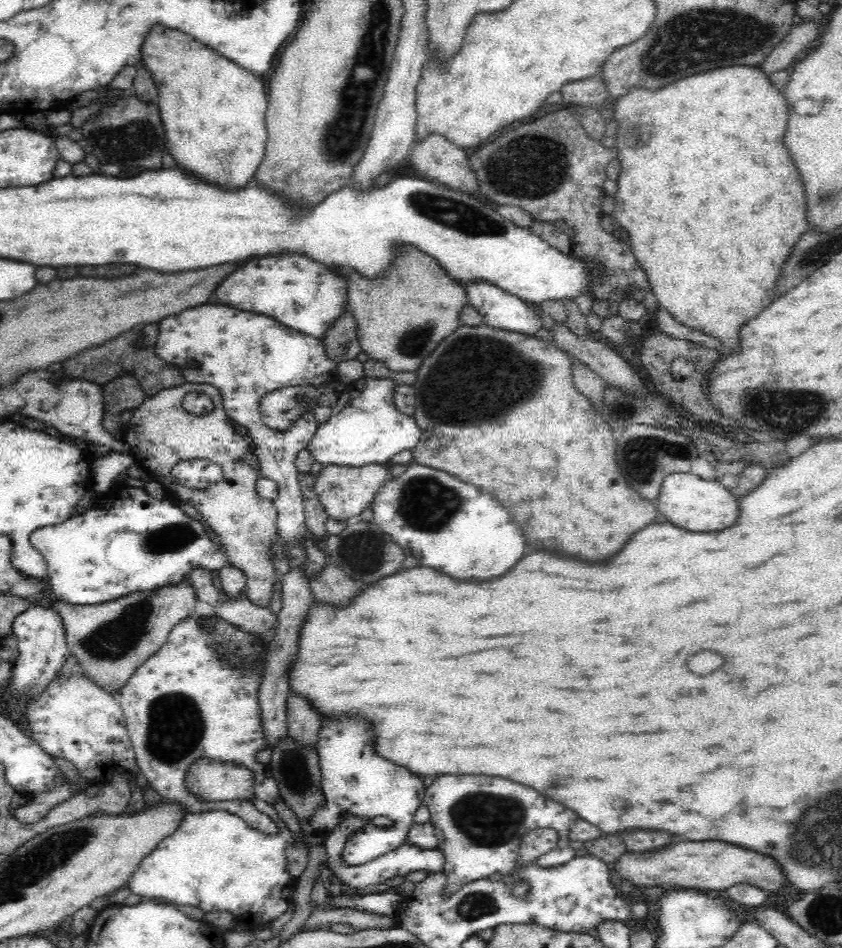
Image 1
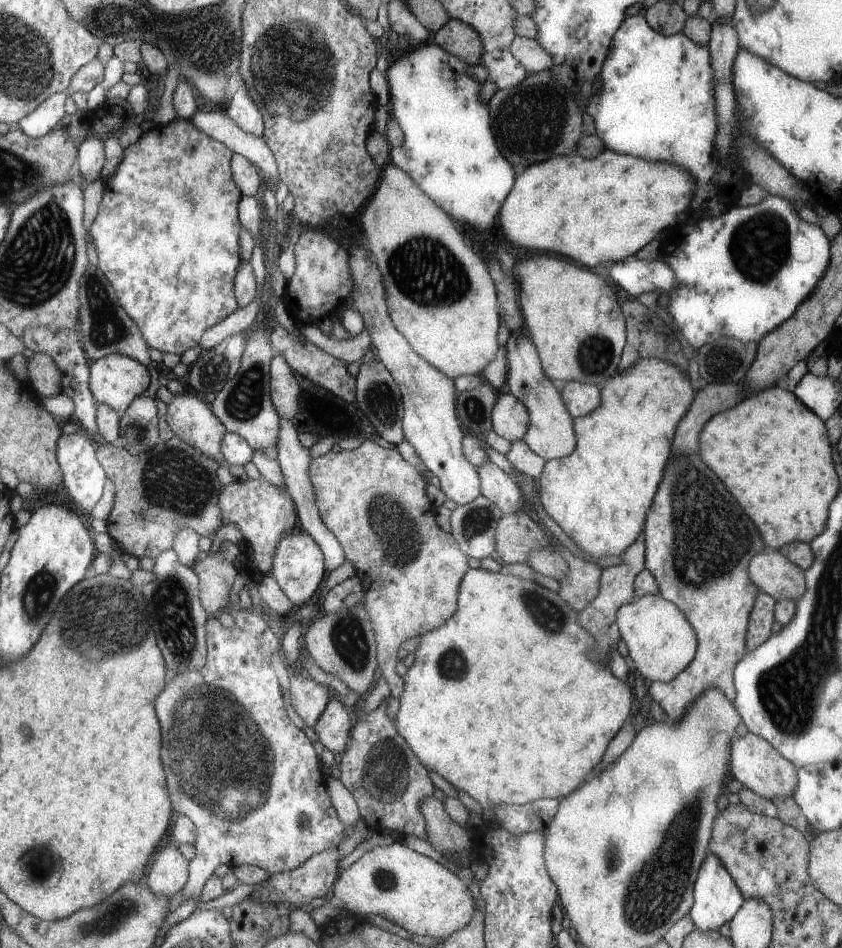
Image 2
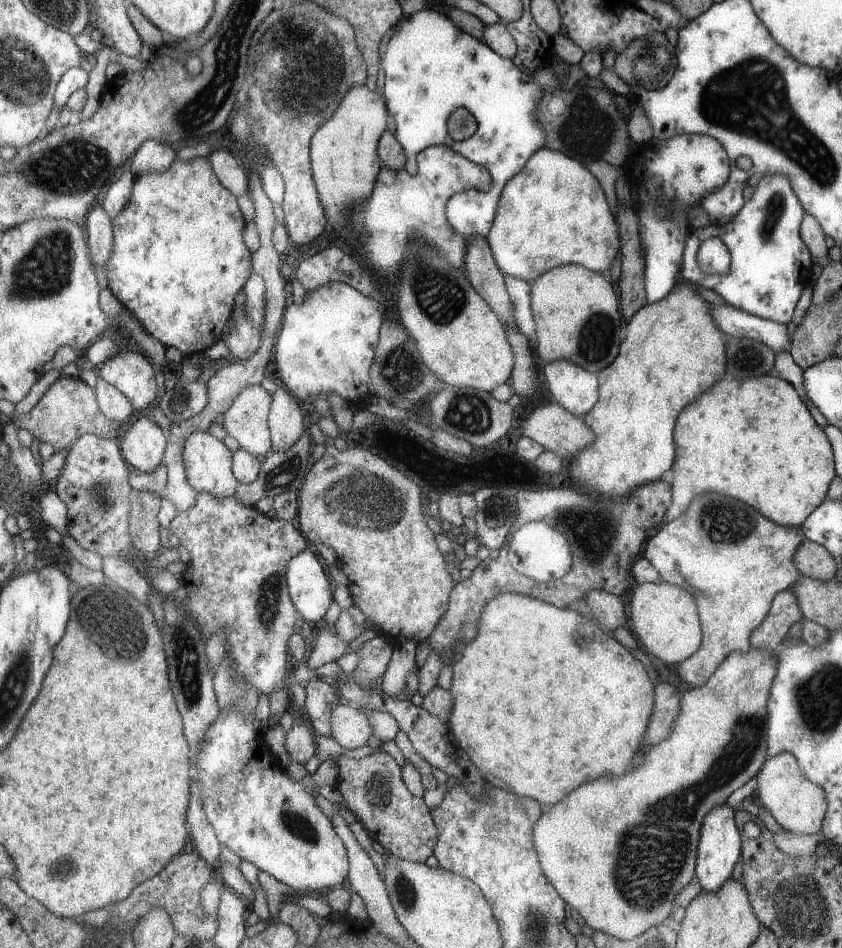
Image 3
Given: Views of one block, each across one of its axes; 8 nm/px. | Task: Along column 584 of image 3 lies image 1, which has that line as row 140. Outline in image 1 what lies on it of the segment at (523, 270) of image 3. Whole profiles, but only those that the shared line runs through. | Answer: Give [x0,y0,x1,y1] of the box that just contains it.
[139,26,267,190]

